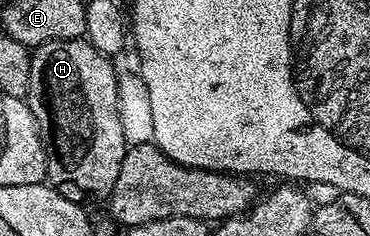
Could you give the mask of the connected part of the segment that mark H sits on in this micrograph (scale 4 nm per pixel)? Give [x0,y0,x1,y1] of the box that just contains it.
[27,37,127,205]

